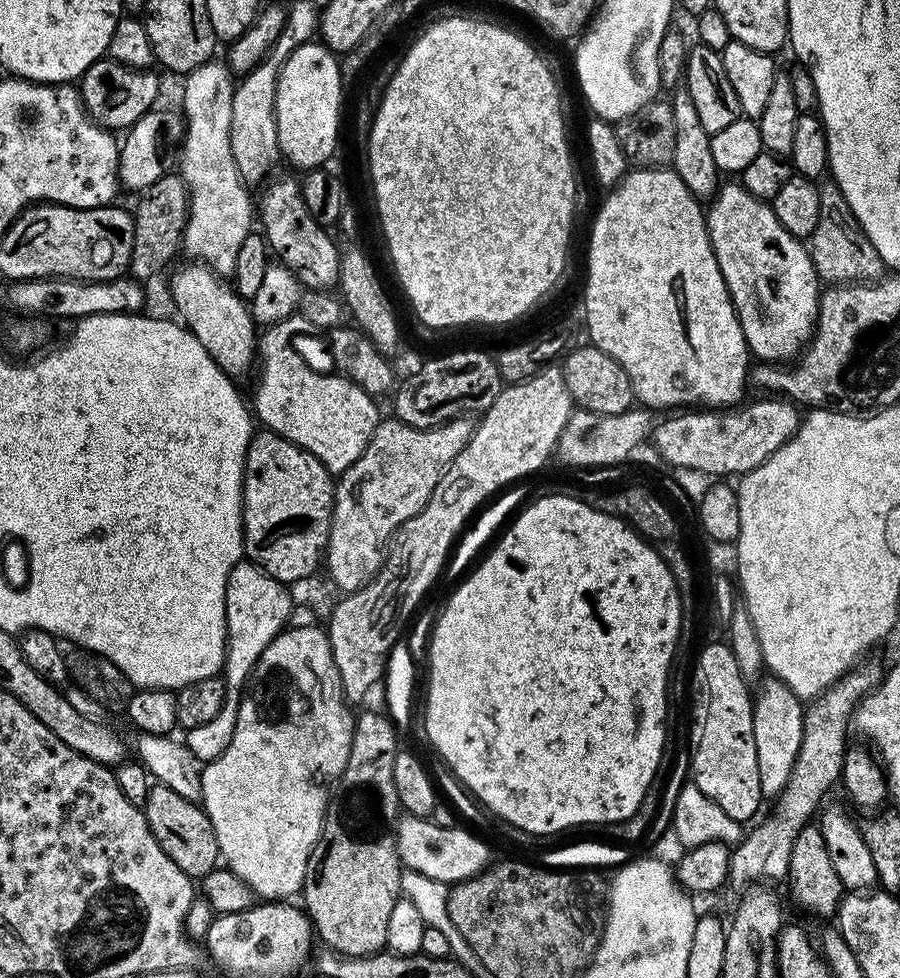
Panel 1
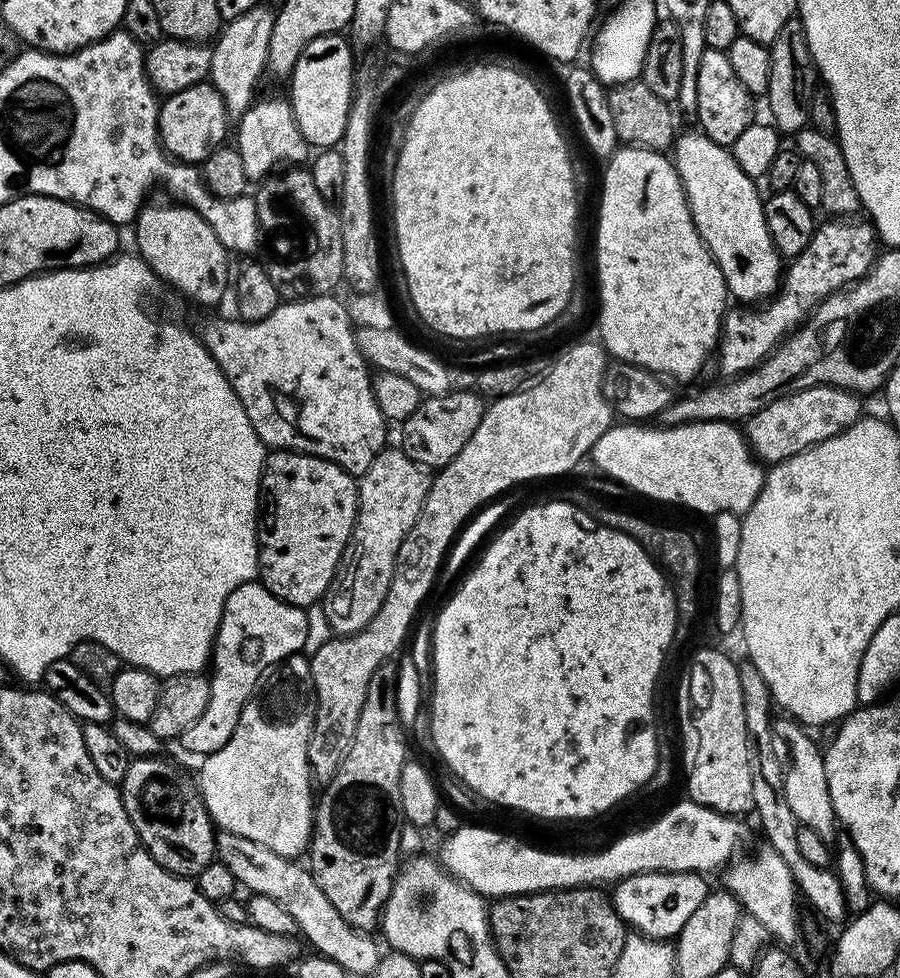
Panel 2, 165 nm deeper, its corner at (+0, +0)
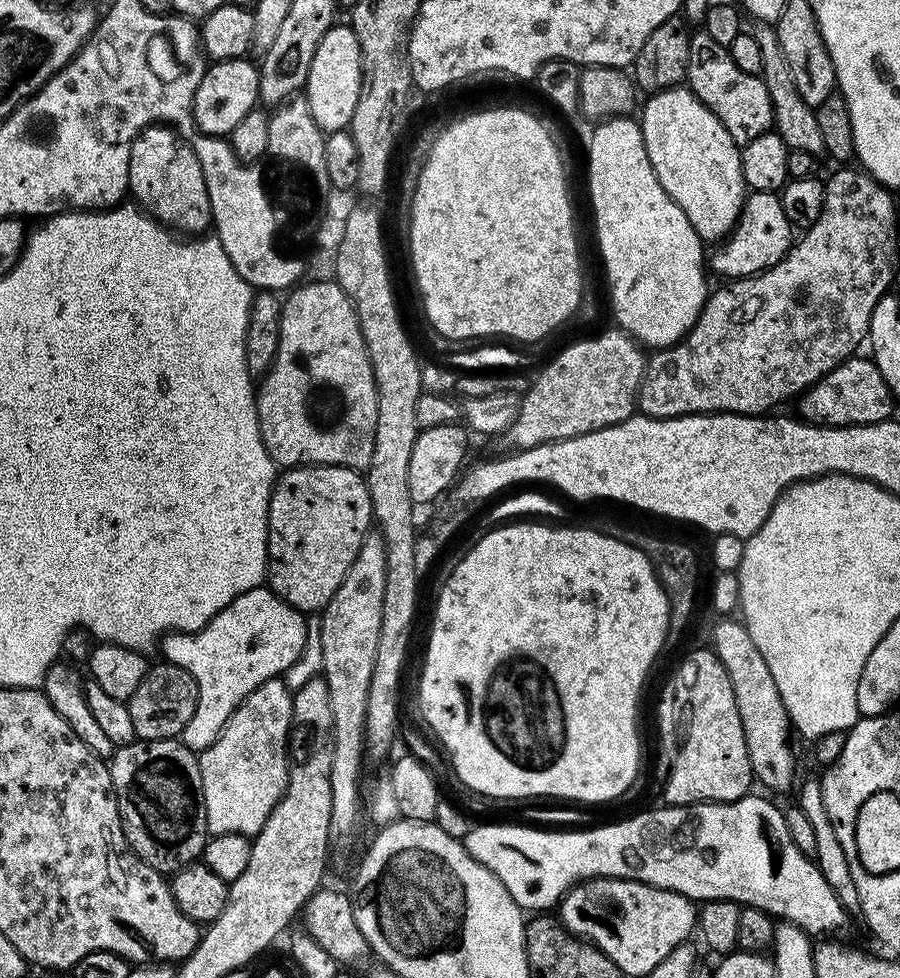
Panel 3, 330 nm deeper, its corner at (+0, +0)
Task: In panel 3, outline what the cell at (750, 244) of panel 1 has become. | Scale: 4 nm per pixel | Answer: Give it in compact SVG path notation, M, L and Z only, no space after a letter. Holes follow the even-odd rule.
M687 87L653 92L645 100L648 101L645 104L643 101L638 123L646 142L646 154L650 154L650 166L654 166L662 190L690 218L690 226L694 226L701 240L723 241L735 228L746 195L740 148L726 134L726 126Z

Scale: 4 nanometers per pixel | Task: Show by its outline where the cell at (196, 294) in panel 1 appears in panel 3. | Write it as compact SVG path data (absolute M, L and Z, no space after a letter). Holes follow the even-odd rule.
M152 124L133 140L128 163L128 192L143 211L169 230L204 234L212 228L210 194L206 194L202 166L194 150L190 150L188 143L171 126Z

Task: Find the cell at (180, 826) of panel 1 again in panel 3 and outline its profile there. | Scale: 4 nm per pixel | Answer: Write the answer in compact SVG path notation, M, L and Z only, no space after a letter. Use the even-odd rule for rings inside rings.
M179 739L175 740L133 740L131 744L122 744L115 749L110 757L108 764L108 773L112 779L112 793L116 796L116 805L120 811L120 821L124 827L124 837L128 840L128 844L132 848L134 854L138 854L138 858L142 862L146 862L154 870L158 870L162 874L175 874L182 868L195 864L204 855L204 847L210 835L208 823L206 822L206 806L204 805L204 791L202 790L202 774L200 773L200 761L197 753L191 752L186 745Z

